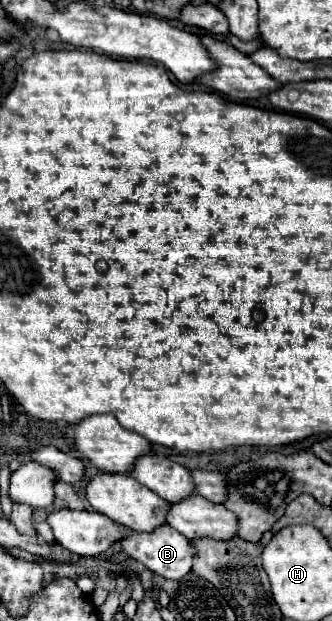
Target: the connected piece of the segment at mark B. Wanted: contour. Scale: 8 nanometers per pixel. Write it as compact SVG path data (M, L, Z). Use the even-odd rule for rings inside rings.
M169 525L159 527L153 533L129 531L127 537L121 541L121 547L129 557L143 563L155 575L161 575L165 579L181 579L181 577L185 577L193 569L193 555L197 555L197 551L193 551L193 543L187 541L179 531L175 531Z

